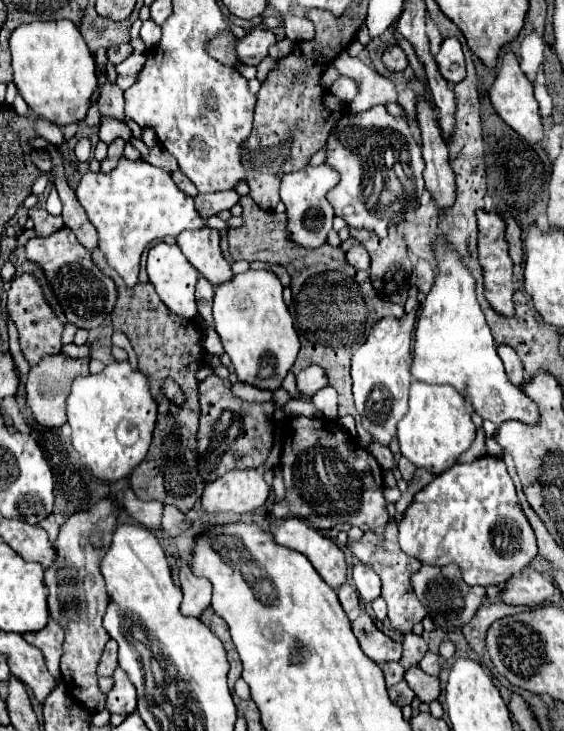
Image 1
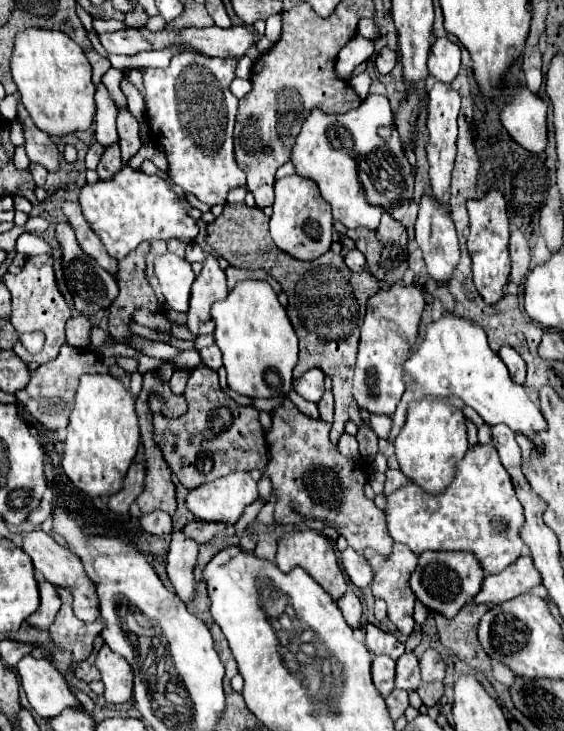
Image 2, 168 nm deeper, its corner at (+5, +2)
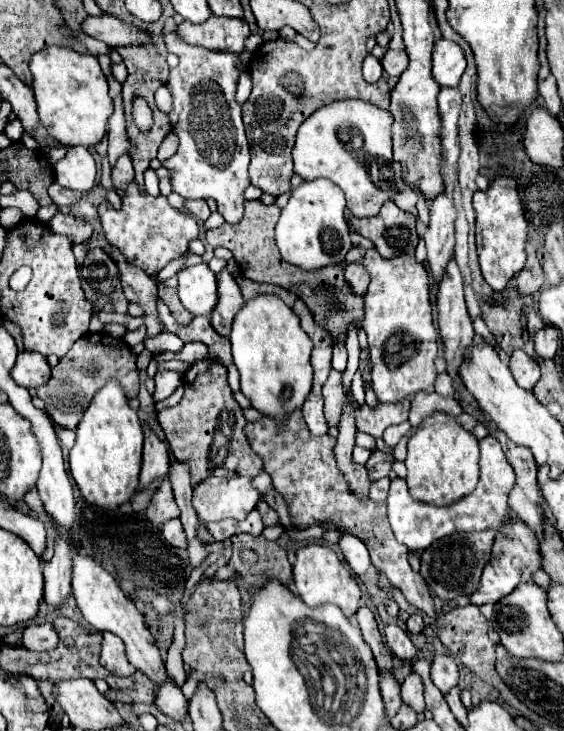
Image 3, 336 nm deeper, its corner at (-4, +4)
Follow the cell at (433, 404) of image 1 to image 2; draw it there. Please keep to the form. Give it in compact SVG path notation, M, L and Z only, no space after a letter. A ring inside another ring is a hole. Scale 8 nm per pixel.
M421 399L413 401L407 411L407 421L401 433L395 439L395 455L399 459L401 471L421 489L425 489L431 495L439 495L447 489L447 485L453 481L457 463L463 459L463 455L469 449L467 443L467 431L463 425L465 417L461 409L455 409L453 405L435 399Z

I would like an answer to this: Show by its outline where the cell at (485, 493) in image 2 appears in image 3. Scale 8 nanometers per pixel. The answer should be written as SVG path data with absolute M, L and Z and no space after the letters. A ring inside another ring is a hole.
M492 435L484 437L480 441L480 481L472 493L468 493L466 497L458 499L452 505L436 507L424 501L416 501L408 493L408 485L404 479L392 481L388 493L388 521L394 531L394 537L408 549L422 551L430 547L430 543L456 533L478 533L486 529L494 529L496 533L500 533L500 529L504 529L514 515L508 505L508 497L510 497L510 489L514 487L514 481L516 481L514 469L508 465L508 459L504 457L504 451L500 449L496 437Z

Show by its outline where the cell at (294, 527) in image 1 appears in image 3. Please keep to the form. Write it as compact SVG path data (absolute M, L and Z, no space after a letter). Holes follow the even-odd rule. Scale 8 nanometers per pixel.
M308 543L296 551L296 563L294 563L294 583L302 597L302 601L310 607L322 605L322 603L334 603L338 605L346 617L352 617L356 609L360 607L360 585L356 577L350 573L350 569L344 567L344 563L338 559L336 551L324 543Z

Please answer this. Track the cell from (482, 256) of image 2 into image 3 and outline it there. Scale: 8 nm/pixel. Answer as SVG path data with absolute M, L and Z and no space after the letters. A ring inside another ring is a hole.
M496 177L488 191L474 193L474 211L476 215L475 239L482 277L494 291L504 291L508 281L522 271L526 265L524 241L528 225L524 219L522 203L516 191L516 181L510 177Z

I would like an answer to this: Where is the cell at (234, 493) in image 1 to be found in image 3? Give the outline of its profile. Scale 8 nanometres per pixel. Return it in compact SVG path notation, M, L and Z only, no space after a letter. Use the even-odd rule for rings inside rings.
M208 477L206 481L194 485L192 497L192 505L204 523L226 517L244 521L258 501L260 493L254 489L252 477Z

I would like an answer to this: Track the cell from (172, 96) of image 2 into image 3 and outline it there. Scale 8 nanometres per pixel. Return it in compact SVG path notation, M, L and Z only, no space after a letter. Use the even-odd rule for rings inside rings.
M176 33L164 37L170 53L180 57L180 65L170 69L166 87L172 93L172 109L168 113L172 131L180 139L180 147L174 157L164 161L164 167L172 171L172 187L186 199L214 199L218 211L228 223L242 219L244 189L250 185L248 163L250 147L242 125L242 105L234 99L238 83L238 61L246 67L250 53L216 53L186 45Z

